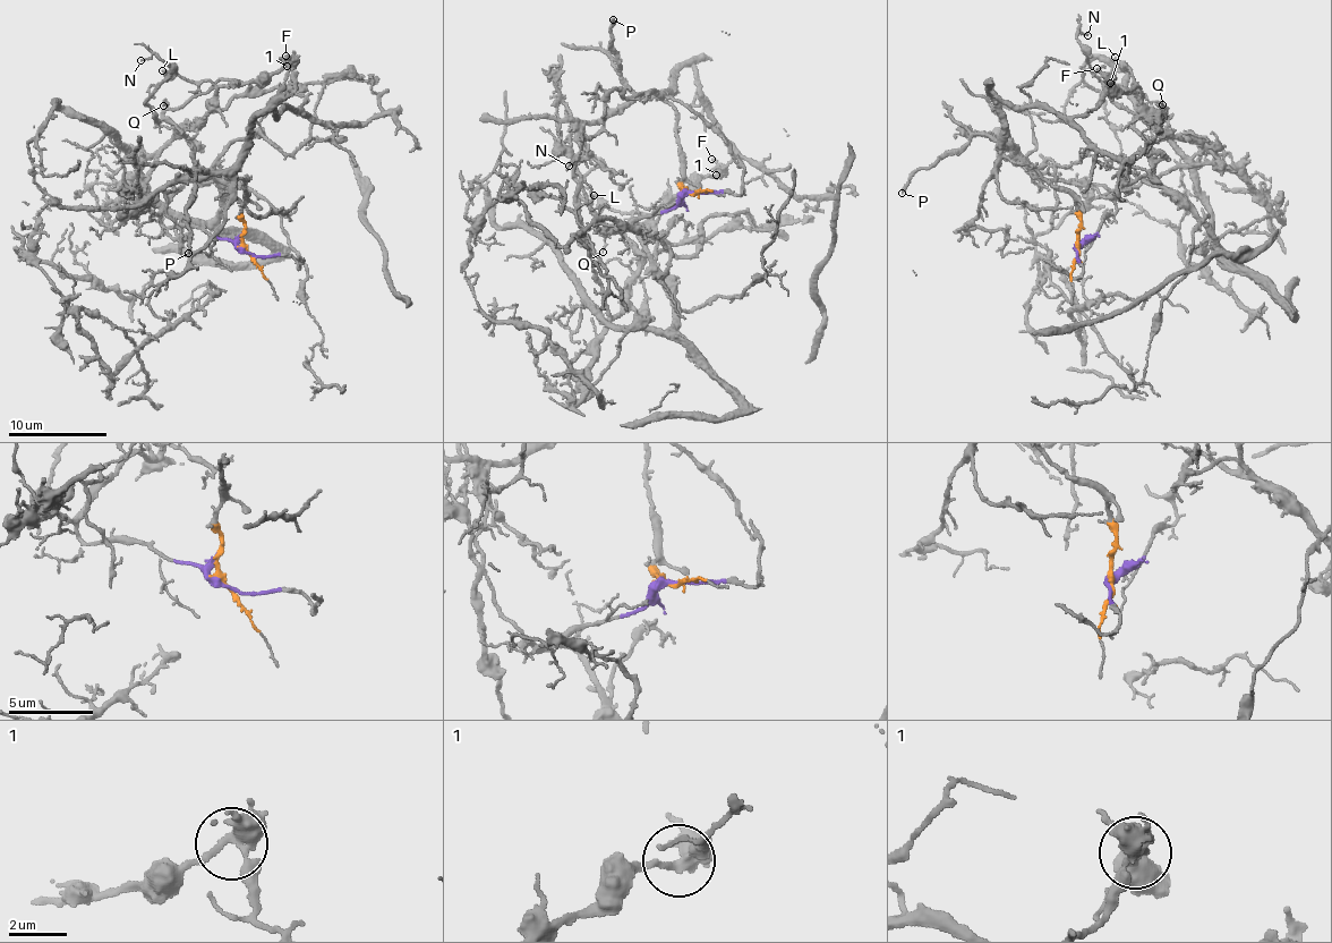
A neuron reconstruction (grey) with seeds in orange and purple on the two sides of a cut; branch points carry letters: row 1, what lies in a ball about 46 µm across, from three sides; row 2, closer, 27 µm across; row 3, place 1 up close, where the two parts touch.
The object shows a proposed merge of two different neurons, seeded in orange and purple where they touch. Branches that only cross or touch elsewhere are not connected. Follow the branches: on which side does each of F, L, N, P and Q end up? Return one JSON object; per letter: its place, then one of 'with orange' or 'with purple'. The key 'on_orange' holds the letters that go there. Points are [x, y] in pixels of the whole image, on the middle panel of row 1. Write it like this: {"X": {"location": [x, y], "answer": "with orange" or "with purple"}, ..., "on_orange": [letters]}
{"F": {"location": [711, 159], "answer": "with purple"}, "L": {"location": [594, 195], "answer": "with purple"}, "N": {"location": [569, 166], "answer": "with purple"}, "P": {"location": [613, 19], "answer": "with orange"}, "Q": {"location": [603, 252], "answer": "with purple"}, "on_orange": ["P"]}

